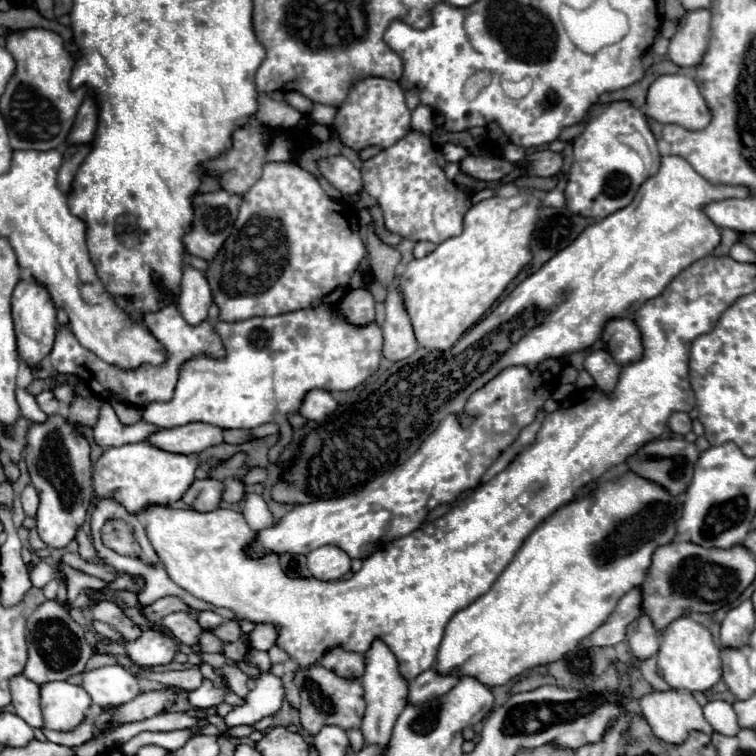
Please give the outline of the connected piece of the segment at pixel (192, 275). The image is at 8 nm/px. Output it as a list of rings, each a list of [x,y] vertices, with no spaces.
[[[186,266],[180,296],[178,296],[178,310],[182,318],[188,324],[198,326],[204,320],[208,320],[210,304],[212,304],[212,292],[210,292],[208,280],[200,270]]]

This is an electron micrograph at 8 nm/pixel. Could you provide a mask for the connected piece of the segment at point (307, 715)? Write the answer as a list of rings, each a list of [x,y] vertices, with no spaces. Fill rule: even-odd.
[[[316,664],[306,670],[296,672],[296,686],[302,694],[302,706],[300,706],[300,724],[308,734],[318,734],[326,724],[340,726],[344,730],[360,728],[366,702],[364,702],[364,690],[358,680],[344,680],[336,676],[334,672],[326,670],[324,666]]]

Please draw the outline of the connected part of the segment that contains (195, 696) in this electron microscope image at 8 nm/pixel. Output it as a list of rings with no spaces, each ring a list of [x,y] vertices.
[[[204,680],[204,684],[202,684],[198,690],[190,692],[190,702],[192,702],[192,706],[202,708],[202,710],[212,708],[212,706],[218,706],[218,704],[222,702],[222,698],[224,698],[224,690],[214,688],[210,680]]]

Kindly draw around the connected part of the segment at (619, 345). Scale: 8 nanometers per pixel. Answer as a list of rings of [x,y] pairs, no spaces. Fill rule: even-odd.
[[[630,318],[608,320],[602,330],[602,342],[620,366],[630,364],[642,356],[640,332]]]

